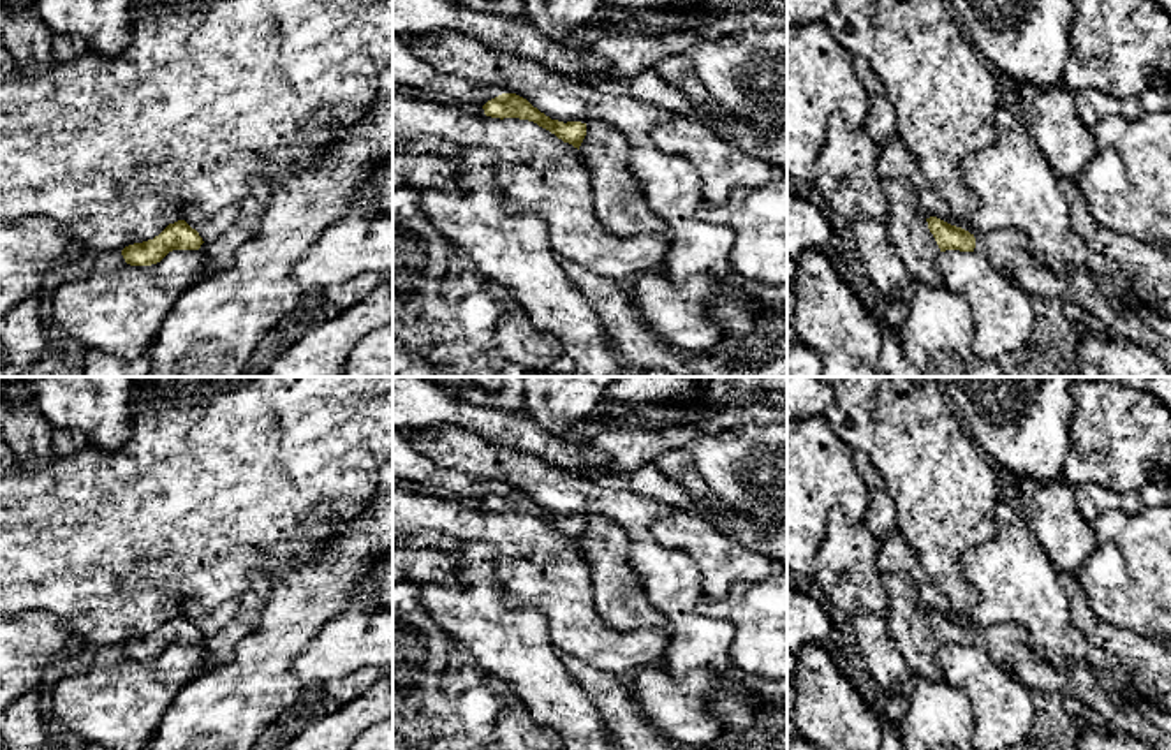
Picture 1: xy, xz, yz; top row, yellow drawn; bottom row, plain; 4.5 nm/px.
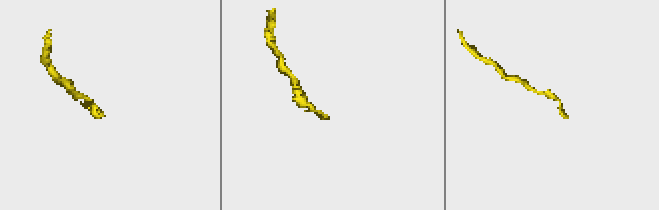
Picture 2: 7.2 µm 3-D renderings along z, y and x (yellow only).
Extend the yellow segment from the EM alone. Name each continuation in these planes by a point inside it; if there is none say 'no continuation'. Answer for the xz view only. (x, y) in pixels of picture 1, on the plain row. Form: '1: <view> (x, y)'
no continuation

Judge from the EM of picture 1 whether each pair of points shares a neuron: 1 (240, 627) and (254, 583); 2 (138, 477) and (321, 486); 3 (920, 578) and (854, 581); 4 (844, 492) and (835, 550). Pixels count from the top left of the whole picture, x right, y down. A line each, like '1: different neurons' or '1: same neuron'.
1: same neuron
2: same neuron
3: different neurons
4: different neurons

